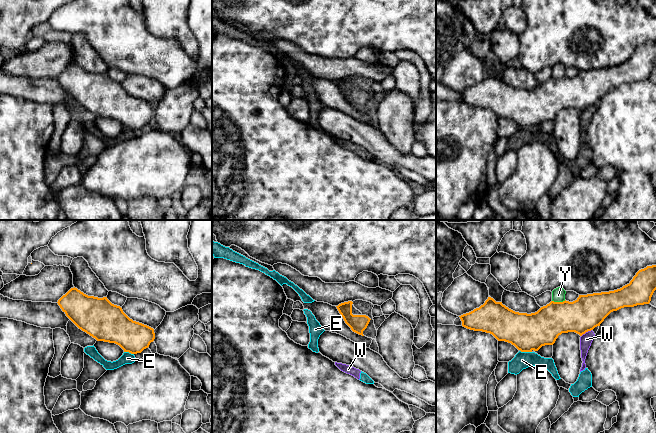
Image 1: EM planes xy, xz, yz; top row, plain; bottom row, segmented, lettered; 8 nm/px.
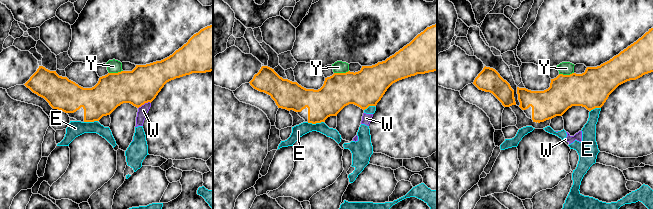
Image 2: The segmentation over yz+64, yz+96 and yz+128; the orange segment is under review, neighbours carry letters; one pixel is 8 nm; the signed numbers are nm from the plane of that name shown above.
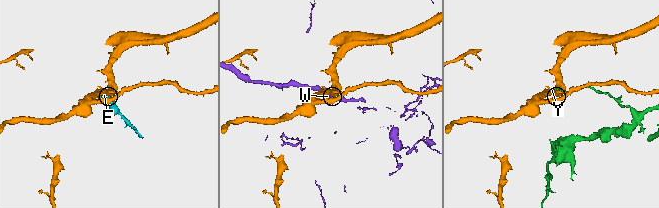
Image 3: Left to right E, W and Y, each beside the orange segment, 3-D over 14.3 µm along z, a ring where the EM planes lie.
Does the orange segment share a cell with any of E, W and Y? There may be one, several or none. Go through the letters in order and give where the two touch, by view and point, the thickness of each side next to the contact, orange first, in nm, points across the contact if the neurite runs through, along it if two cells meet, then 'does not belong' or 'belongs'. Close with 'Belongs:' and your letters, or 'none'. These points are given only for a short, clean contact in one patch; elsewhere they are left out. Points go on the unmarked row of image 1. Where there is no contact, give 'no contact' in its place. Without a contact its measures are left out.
E: contact yz (526, 127); calibres 300 and 140 nm; does not belong
W: contact yz (586, 107); calibres 280 and 100 nm; does not belong
Y: contact yz (558, 78); calibres 280 and 110 nm; does not belong
Belongs: none

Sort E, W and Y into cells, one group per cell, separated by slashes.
E W / Y

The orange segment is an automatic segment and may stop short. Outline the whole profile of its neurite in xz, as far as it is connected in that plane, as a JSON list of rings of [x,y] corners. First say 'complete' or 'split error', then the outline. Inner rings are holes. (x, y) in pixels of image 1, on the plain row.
split error | [[[352,77],[341,79],[336,83],[351,106],[364,112],[363,107],[367,104],[371,95],[357,86]]]

